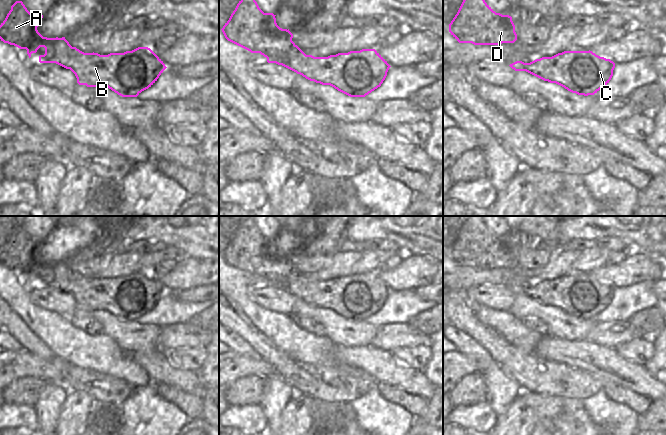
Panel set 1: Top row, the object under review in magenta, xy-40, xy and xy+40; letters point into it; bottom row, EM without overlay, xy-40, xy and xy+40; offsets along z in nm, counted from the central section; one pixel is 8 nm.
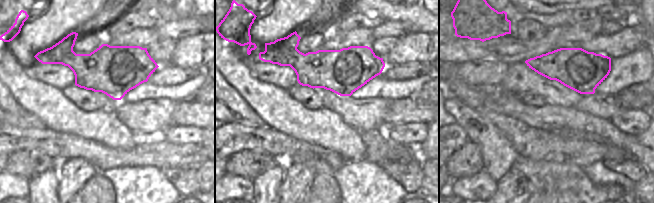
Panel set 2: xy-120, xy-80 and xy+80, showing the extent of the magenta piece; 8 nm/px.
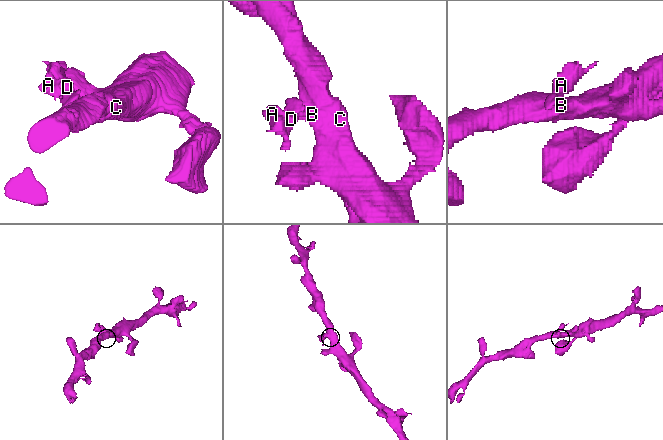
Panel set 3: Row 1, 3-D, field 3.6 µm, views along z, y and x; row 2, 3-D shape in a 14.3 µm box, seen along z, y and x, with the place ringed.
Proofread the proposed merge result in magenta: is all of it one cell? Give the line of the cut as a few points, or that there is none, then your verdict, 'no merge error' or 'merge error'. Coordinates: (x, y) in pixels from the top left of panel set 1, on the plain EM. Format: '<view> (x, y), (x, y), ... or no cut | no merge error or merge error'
no cut | no merge error

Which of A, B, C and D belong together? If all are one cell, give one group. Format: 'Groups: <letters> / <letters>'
Groups: A B C D

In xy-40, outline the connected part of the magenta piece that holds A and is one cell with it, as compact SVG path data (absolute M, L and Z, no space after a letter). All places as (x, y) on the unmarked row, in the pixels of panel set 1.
M16 225L0 249L1 265L20 273L26 273L29 282L40 271L44 271L45 278L39 280L39 286L56 287L70 293L75 298L79 309L108 311L122 321L137 321L142 315L151 311L167 292L163 285L148 271L138 271L124 277L100 279L94 276L84 277L76 271L72 271L65 261L43 261L37 254L42 242L42 238L32 239L22 225Z

